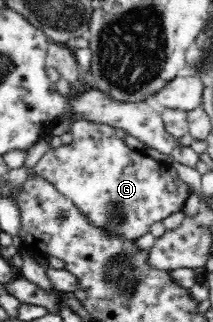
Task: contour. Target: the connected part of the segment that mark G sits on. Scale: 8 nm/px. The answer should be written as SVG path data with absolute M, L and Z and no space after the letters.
M84 117L70 127L72 142L49 149L34 165L35 173L49 180L68 197L89 224L116 239L137 241L157 221L182 211L192 191L168 162L158 162L125 144L124 129Z

